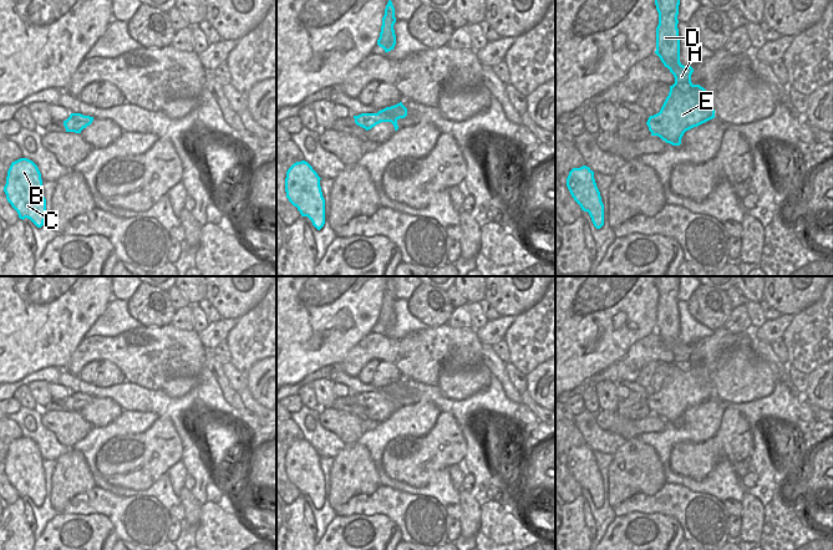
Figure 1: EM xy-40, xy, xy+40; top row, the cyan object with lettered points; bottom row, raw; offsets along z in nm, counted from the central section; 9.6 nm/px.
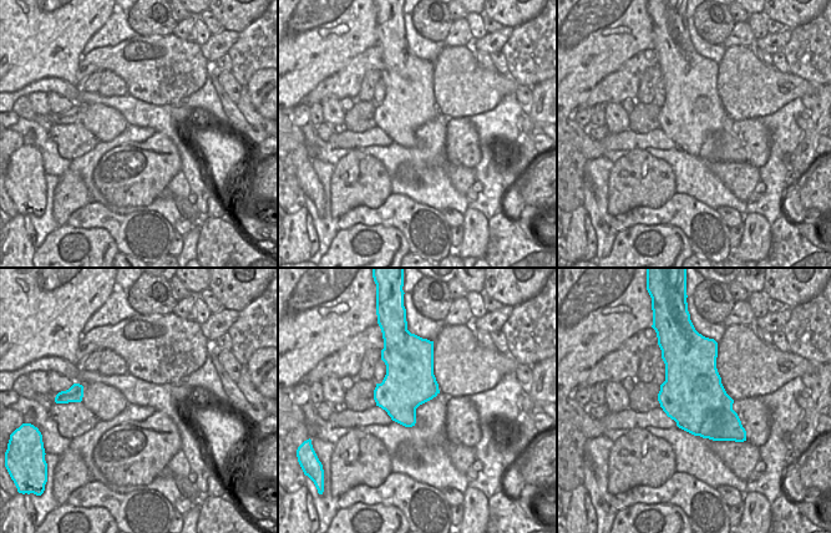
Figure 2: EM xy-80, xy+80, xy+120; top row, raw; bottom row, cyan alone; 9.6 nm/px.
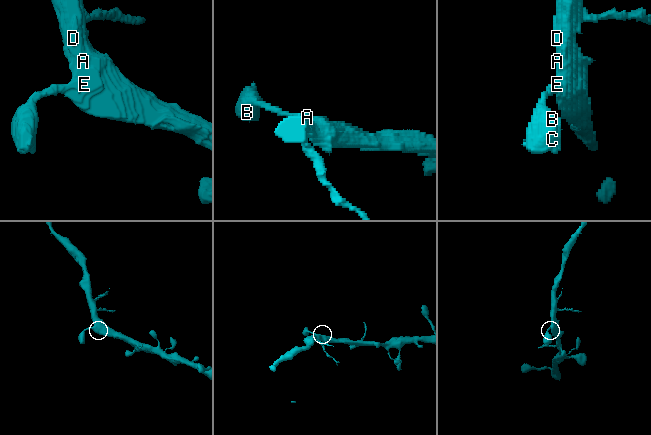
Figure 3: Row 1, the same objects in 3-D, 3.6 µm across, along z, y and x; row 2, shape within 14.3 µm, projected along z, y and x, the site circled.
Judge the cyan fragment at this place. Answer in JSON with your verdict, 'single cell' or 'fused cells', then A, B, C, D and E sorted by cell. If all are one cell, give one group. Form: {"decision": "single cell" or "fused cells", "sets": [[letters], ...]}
{"decision": "single cell", "sets": [["A", "B", "C", "D", "E"]]}

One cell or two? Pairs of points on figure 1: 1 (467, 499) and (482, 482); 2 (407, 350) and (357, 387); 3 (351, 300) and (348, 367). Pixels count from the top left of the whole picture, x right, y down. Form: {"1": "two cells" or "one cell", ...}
{"1": "two cells", "2": "two cells", "3": "two cells"}

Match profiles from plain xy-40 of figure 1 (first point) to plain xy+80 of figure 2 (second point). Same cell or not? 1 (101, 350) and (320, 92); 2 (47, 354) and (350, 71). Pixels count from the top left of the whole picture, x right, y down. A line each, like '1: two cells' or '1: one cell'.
1: one cell
2: two cells

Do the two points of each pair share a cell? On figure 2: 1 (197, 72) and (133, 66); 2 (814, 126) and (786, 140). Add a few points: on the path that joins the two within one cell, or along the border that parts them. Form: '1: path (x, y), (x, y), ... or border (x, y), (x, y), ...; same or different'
1: path (181, 64), (173, 60), (168, 64), (150, 65); same
2: border (804, 131), (796, 148), (791, 153), (791, 158); different

